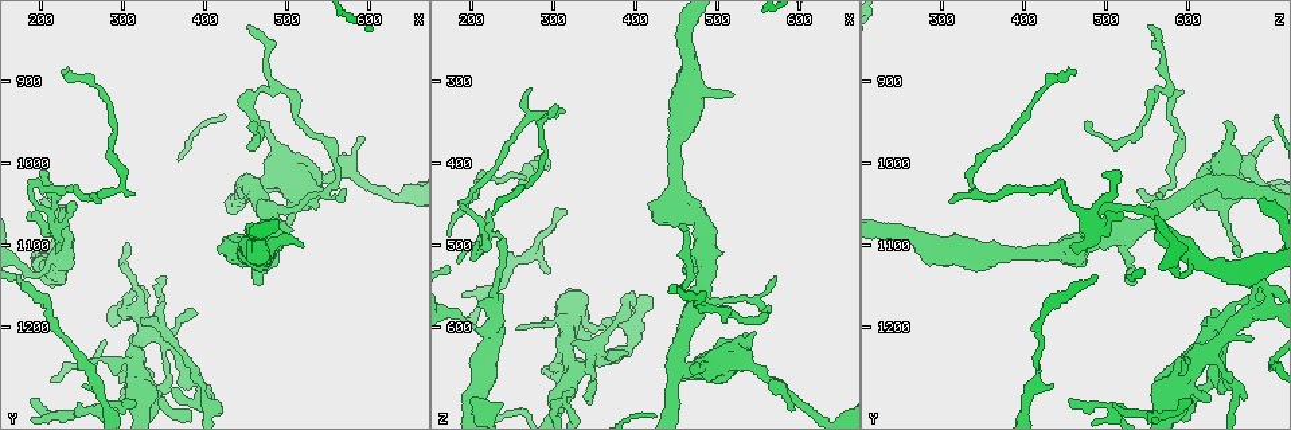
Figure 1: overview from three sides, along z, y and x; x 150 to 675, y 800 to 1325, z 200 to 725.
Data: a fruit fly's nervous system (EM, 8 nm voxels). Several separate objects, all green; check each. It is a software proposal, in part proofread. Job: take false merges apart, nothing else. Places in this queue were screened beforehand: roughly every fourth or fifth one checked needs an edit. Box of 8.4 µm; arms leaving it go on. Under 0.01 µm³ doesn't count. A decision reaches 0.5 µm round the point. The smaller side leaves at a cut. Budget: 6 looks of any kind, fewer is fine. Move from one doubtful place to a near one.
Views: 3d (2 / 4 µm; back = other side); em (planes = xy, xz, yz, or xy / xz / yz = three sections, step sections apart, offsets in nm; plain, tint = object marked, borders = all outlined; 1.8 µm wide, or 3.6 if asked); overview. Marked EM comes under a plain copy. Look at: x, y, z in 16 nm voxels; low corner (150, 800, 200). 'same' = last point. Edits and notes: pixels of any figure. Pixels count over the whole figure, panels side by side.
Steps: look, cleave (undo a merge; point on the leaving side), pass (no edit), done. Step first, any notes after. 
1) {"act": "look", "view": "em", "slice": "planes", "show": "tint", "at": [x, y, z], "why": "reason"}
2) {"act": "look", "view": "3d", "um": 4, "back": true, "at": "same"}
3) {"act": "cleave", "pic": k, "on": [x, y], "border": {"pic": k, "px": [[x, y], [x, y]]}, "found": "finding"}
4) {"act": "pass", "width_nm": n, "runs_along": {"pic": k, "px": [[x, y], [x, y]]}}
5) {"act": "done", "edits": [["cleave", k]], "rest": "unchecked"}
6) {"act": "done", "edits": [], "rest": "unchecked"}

{"act": "look", "view": "em", "um": 3.6, "slice": "planes", "show": "tint", "at": [220, 1075, 490], "why": "arms part here"}

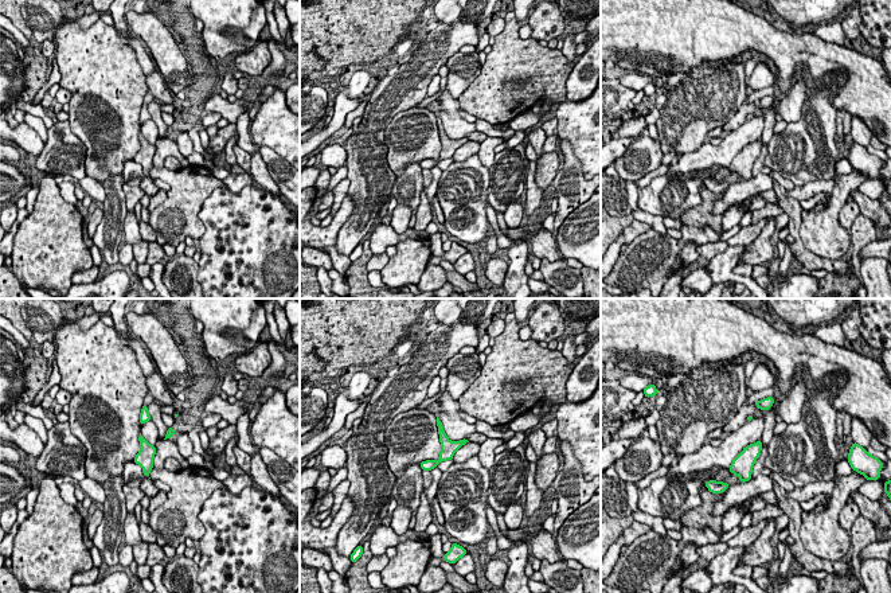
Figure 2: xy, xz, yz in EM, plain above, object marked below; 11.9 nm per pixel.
{"act": "pass", "width_nm": 190, "found": "one neuron here"}

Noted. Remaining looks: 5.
{"act": "look", "view": "3d", "um": 4, "at": [385, 1255, 575], "why": "abrupt turn"}

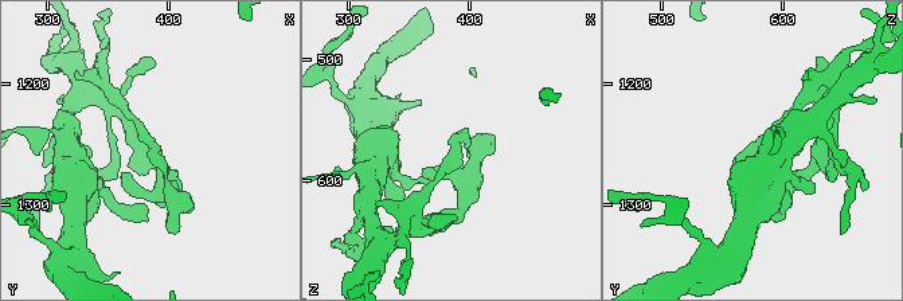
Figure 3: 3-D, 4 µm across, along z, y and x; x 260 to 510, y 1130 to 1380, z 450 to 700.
{"act": "look", "view": "em", "slice": "planes", "show": "tint", "at": [390, 1256, 576]}

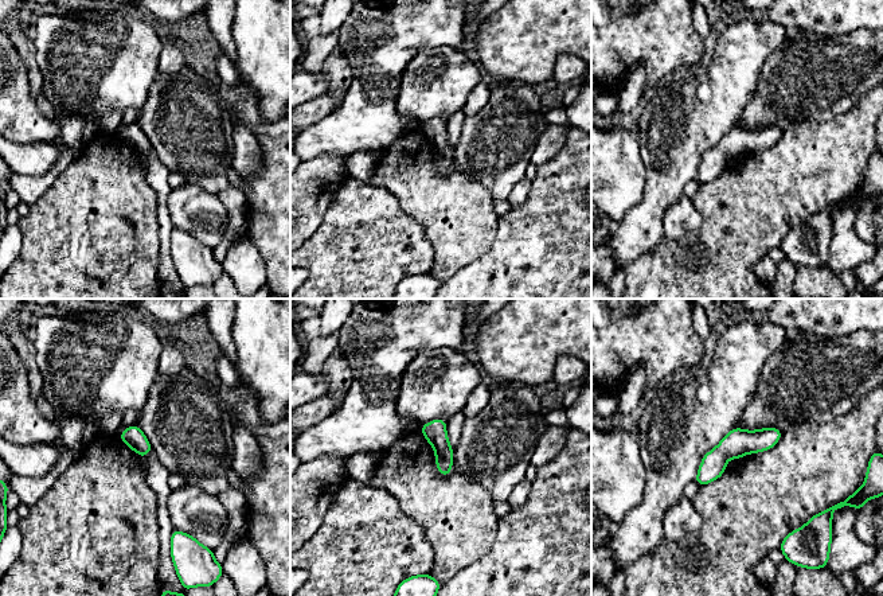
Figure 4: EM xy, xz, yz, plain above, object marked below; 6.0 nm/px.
{"act": "pass", "runs_along": {"pic": 4, "px": [[777, 433], [737, 443], [699, 479]]}, "found": "one neuron here"}

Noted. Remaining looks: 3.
{"act": "look", "view": "3d", "um": 4, "at": [295, 1030, 335], "why": "sharp bend"}

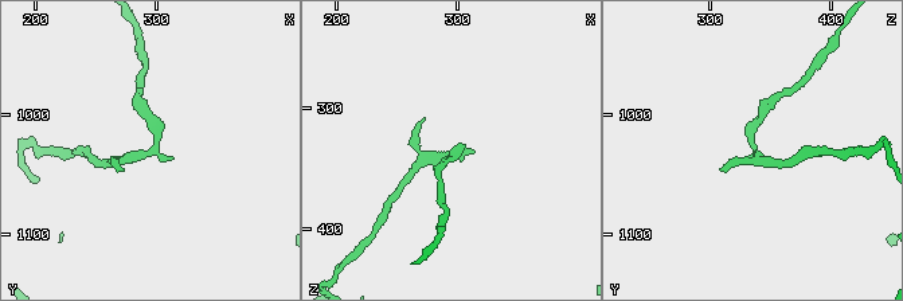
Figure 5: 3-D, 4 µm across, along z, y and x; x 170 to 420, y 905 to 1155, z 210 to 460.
{"act": "look", "view": "em", "slice": "planes", "show": "tint", "at": [298, 1024, 338], "why": "shape alone is not enough"}

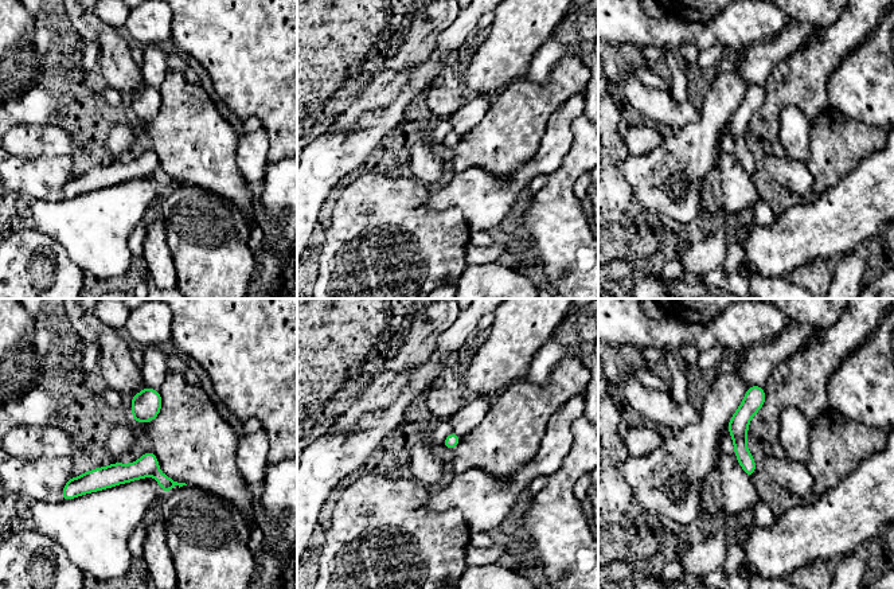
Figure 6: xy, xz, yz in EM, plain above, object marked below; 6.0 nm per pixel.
{"act": "pass", "found": "continuous, no second neuron"}

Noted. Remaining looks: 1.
{"act": "done", "edits": [], "rest": "unchecked"}

